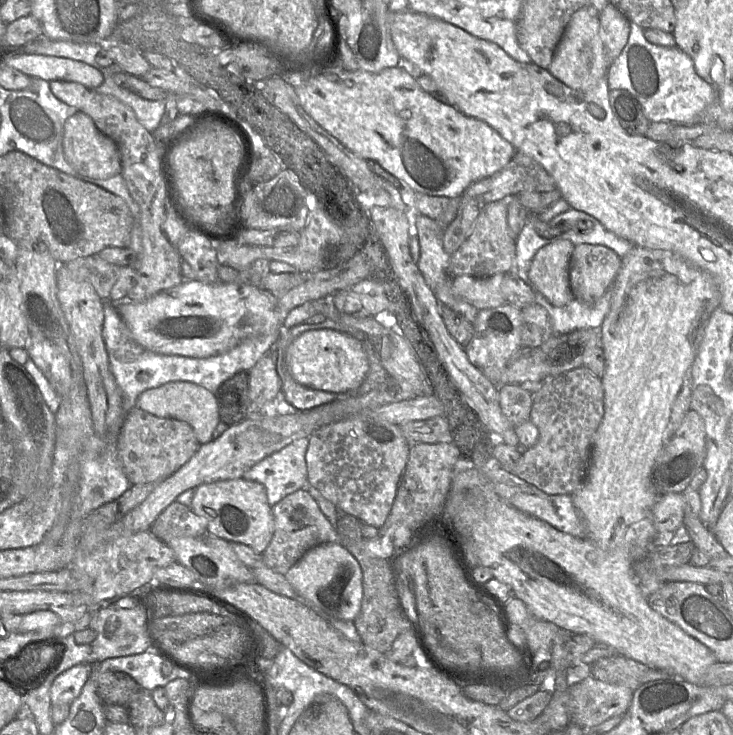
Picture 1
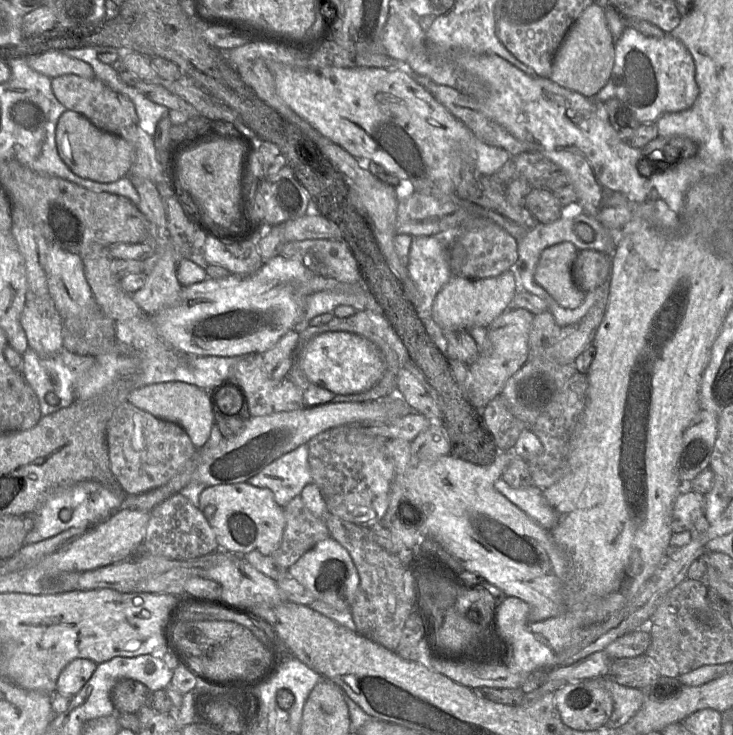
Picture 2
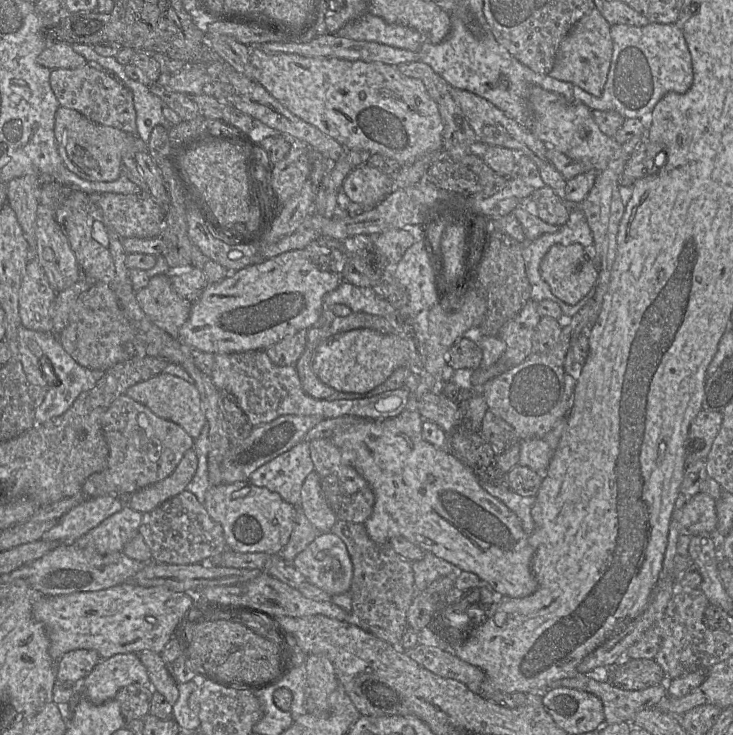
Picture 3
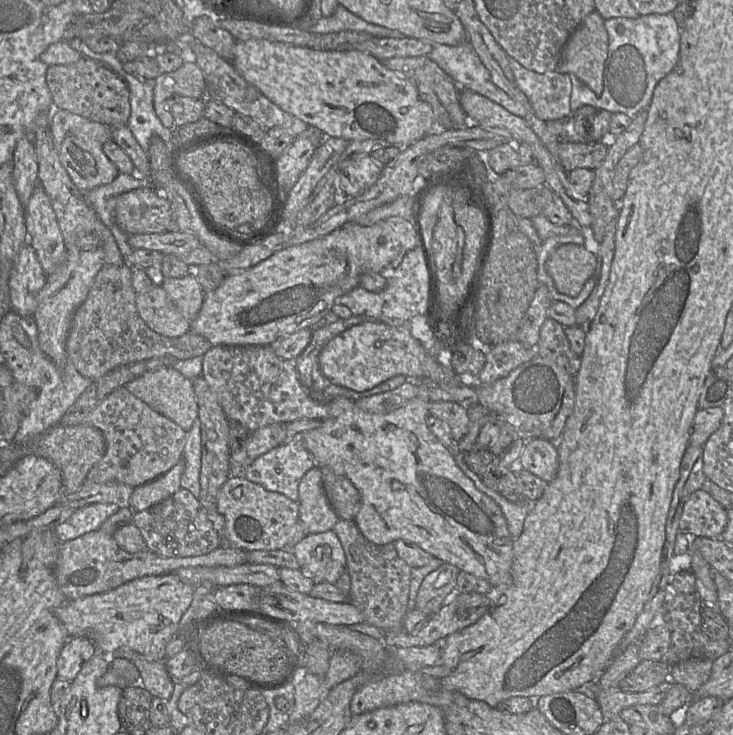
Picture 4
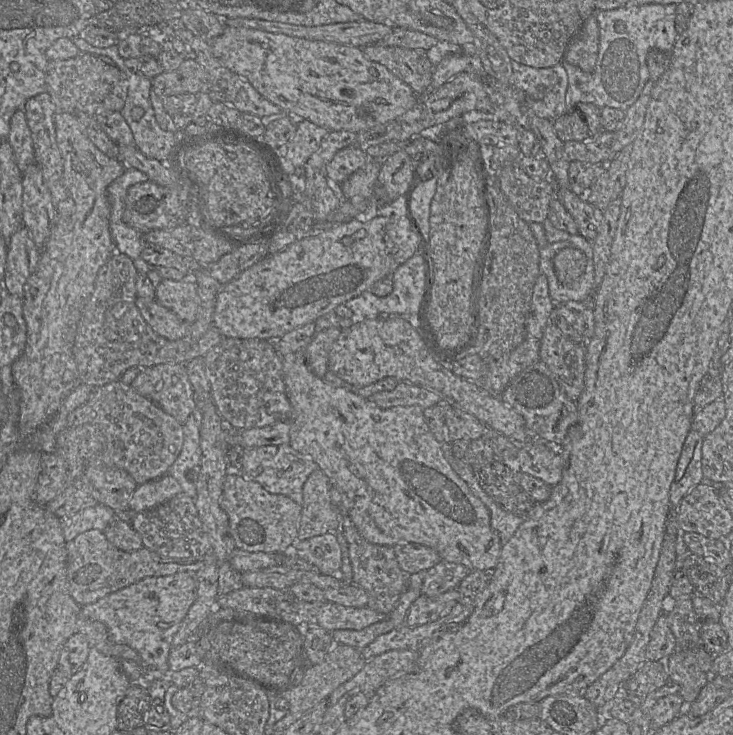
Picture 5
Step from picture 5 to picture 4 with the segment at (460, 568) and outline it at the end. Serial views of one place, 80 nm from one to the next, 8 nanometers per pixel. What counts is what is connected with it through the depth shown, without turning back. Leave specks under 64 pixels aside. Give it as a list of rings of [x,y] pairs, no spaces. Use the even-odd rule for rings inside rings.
[[[443,563],[423,579],[413,606],[428,616],[436,614],[454,595],[460,570]]]

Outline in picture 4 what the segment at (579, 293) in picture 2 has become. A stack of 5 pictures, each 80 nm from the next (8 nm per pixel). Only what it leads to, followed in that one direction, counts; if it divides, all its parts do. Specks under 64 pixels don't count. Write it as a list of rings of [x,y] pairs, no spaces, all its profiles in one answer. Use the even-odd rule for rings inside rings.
[[[577,244],[559,246],[546,262],[557,290],[570,297],[576,297],[586,281],[596,275],[596,267],[597,256]]]

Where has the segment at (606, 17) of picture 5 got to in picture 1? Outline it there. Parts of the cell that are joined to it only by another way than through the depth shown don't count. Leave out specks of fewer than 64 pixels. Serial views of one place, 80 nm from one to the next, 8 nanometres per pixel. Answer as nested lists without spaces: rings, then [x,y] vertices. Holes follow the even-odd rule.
[[[630,22],[627,44],[609,65],[606,76],[610,91],[628,91],[638,100],[651,123],[695,125],[716,97],[714,88],[696,73],[689,55],[677,46],[664,47],[650,43],[645,38],[644,29],[634,22]]]

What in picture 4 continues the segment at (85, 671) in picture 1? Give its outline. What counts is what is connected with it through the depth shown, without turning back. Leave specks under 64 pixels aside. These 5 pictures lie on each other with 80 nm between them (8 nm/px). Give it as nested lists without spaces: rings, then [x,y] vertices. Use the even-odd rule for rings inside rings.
[[[85,637],[68,638],[58,656],[57,677],[72,682],[78,675],[83,665],[97,652],[98,649],[94,645],[94,643]]]

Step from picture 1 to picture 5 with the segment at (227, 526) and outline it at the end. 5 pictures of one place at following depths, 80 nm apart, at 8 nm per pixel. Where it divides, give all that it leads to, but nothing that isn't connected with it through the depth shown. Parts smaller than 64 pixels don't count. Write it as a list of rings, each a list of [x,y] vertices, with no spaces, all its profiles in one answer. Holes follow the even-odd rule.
[[[226,474],[220,506],[227,513],[236,548],[265,553],[284,553],[297,539],[302,505],[282,494],[265,490],[241,474]]]

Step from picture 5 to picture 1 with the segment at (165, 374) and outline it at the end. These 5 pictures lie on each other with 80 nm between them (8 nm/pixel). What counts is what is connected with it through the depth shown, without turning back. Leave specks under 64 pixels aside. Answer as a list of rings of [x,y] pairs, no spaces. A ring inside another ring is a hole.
[[[177,381],[142,392],[136,407],[160,418],[173,418],[191,425],[201,445],[213,440],[213,432],[220,422],[219,406],[214,394],[191,382]]]

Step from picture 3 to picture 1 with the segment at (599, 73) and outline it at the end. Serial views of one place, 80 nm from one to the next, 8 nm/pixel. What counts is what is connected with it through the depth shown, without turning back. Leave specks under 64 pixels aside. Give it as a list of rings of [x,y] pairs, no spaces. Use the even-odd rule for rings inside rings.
[[[587,5],[576,11],[568,22],[547,70],[571,89],[587,91],[607,75],[609,61],[600,37],[599,13]]]

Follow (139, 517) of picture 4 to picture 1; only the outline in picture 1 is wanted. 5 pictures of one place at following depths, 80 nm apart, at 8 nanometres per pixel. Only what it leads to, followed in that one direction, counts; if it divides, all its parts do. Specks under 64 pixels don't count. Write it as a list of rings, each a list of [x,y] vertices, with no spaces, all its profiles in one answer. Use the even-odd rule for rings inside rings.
[[[173,501],[155,519],[149,530],[167,544],[175,537],[199,537],[208,533],[207,520],[178,501]]]

